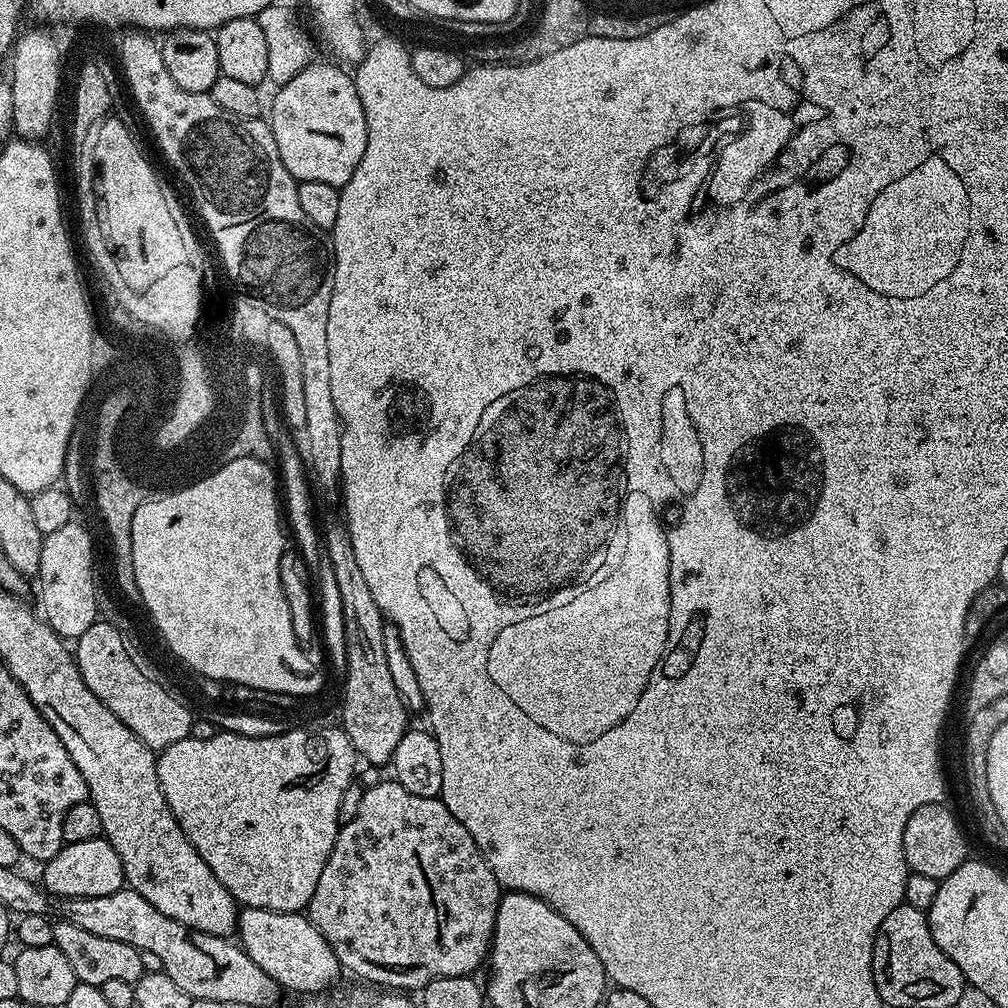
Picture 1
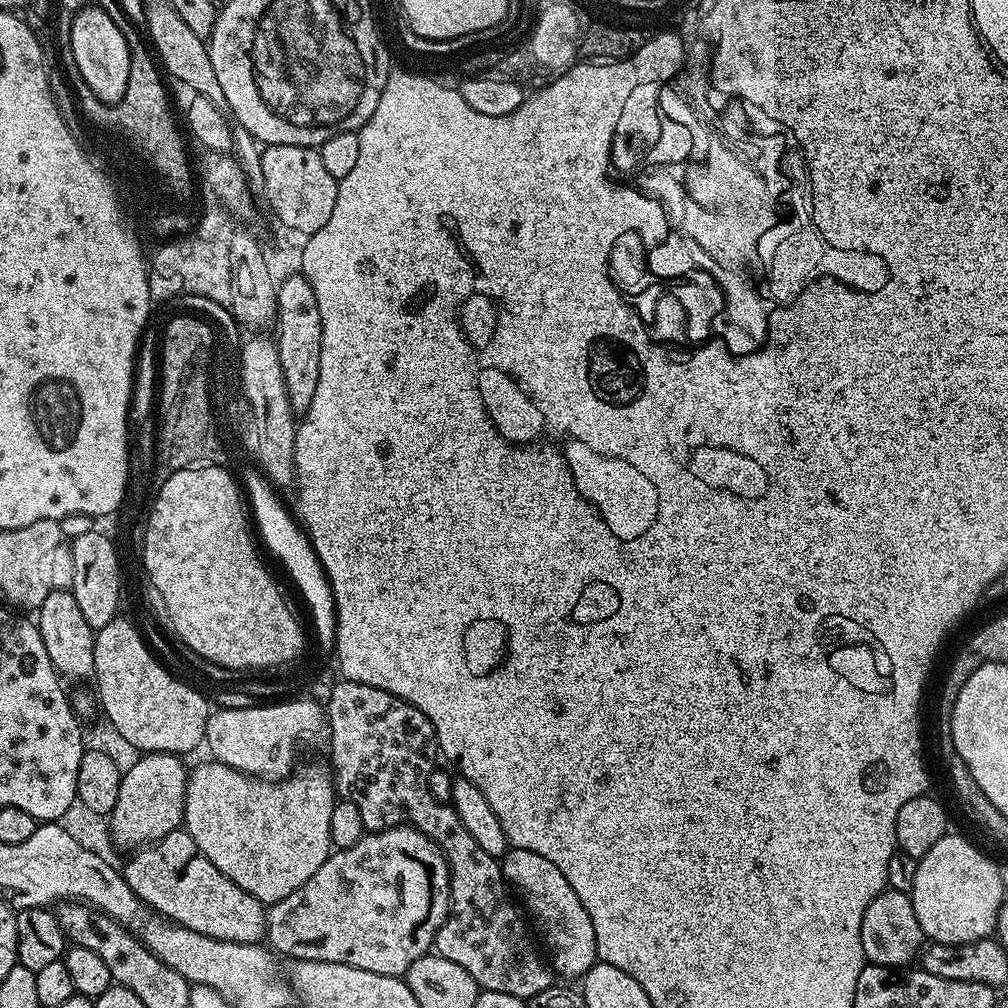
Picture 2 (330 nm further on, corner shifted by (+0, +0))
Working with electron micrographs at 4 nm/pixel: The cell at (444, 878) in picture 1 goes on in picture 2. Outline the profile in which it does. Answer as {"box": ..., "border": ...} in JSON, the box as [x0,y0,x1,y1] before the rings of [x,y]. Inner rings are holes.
{"box":[266,826,452,977],"border":[[[407,826],[402,828],[391,828],[385,832],[370,832],[364,835],[361,840],[354,842],[354,846],[333,851],[332,855],[318,866],[318,870],[294,894],[286,894],[278,903],[267,909],[268,926],[266,929],[266,940],[273,953],[281,957],[288,956],[292,960],[313,960],[314,962],[338,962],[346,966],[354,966],[358,970],[370,970],[374,974],[386,974],[387,976],[403,977],[409,966],[418,962],[418,958],[429,955],[436,943],[438,930],[448,919],[452,895],[448,885],[448,862],[444,859],[444,853],[429,836],[422,834],[416,828]]]}

